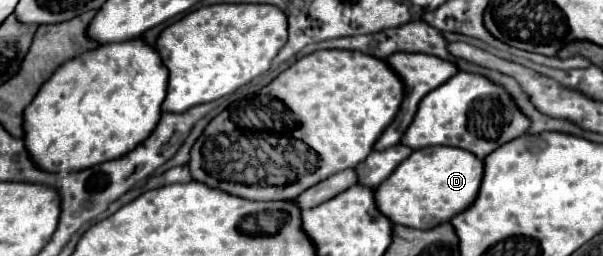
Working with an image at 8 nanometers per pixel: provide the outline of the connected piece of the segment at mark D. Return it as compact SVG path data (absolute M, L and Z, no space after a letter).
M426 147L414 151L414 155L410 155L386 183L378 185L376 203L396 225L434 229L438 223L450 221L452 215L458 215L476 201L482 177L484 161L474 153L458 147Z

